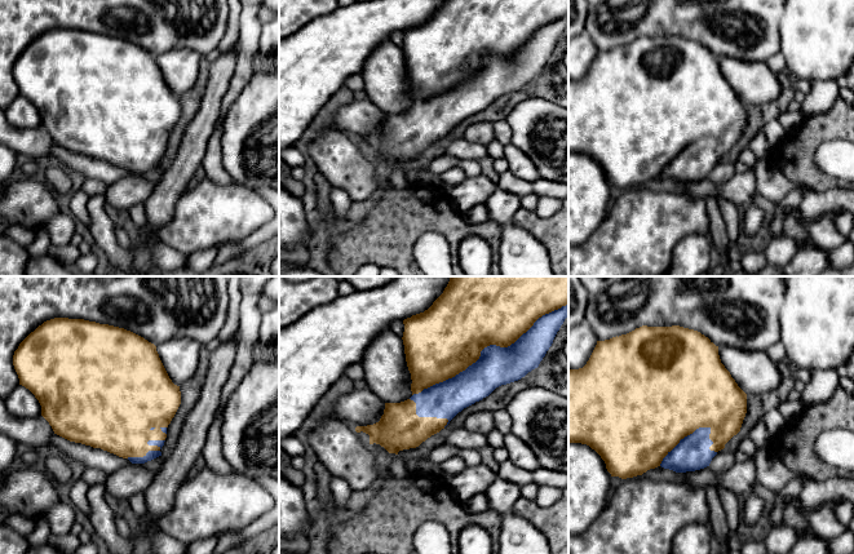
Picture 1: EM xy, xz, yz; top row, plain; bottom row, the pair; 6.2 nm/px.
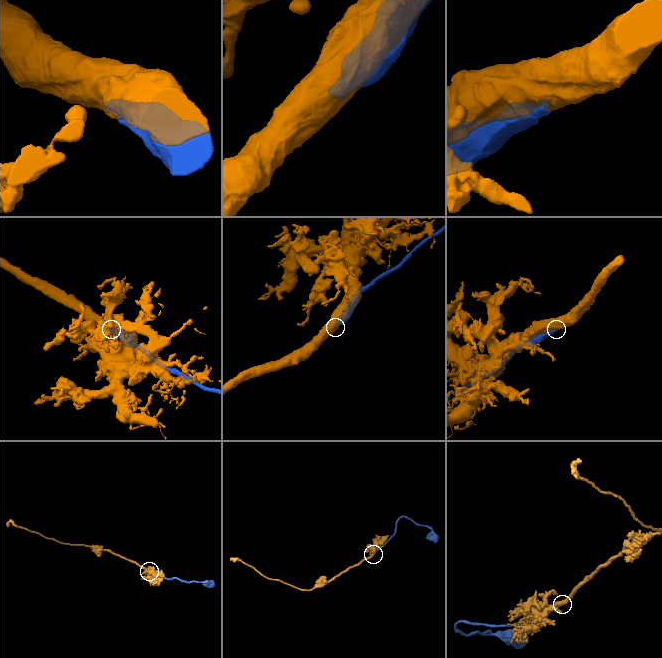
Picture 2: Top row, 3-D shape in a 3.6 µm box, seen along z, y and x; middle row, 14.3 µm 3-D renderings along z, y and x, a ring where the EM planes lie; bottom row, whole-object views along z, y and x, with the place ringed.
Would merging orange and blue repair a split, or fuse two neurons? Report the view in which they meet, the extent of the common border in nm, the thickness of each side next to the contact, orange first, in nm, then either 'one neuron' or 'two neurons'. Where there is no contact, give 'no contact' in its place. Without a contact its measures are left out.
meets orange in xz; contact 1100 nm long; 440 nm thick on the orange side, 240 nm on the other; one neuron

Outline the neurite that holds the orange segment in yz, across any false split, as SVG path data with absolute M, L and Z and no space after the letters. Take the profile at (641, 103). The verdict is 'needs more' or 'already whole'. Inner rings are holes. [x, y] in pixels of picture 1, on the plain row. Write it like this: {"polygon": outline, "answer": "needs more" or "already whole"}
{"polygon": "M642 36L634 41L597 52L583 79L568 80L568 154L594 160L611 187L642 186L661 177L676 183L709 177L712 169L740 142L747 124L747 105L721 74L718 57L698 41Z", "answer": "needs more"}

